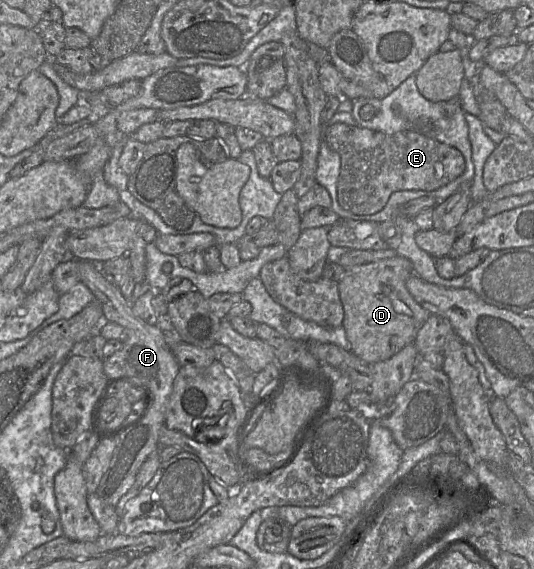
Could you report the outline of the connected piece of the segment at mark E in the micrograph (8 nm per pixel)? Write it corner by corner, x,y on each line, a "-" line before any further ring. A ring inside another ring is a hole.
334,123
323,126
323,141
341,158
337,182
338,201
345,210
358,215
374,214
382,210
390,195
396,191
439,189
458,178
465,170
465,160
459,150
414,131
385,134
357,125

